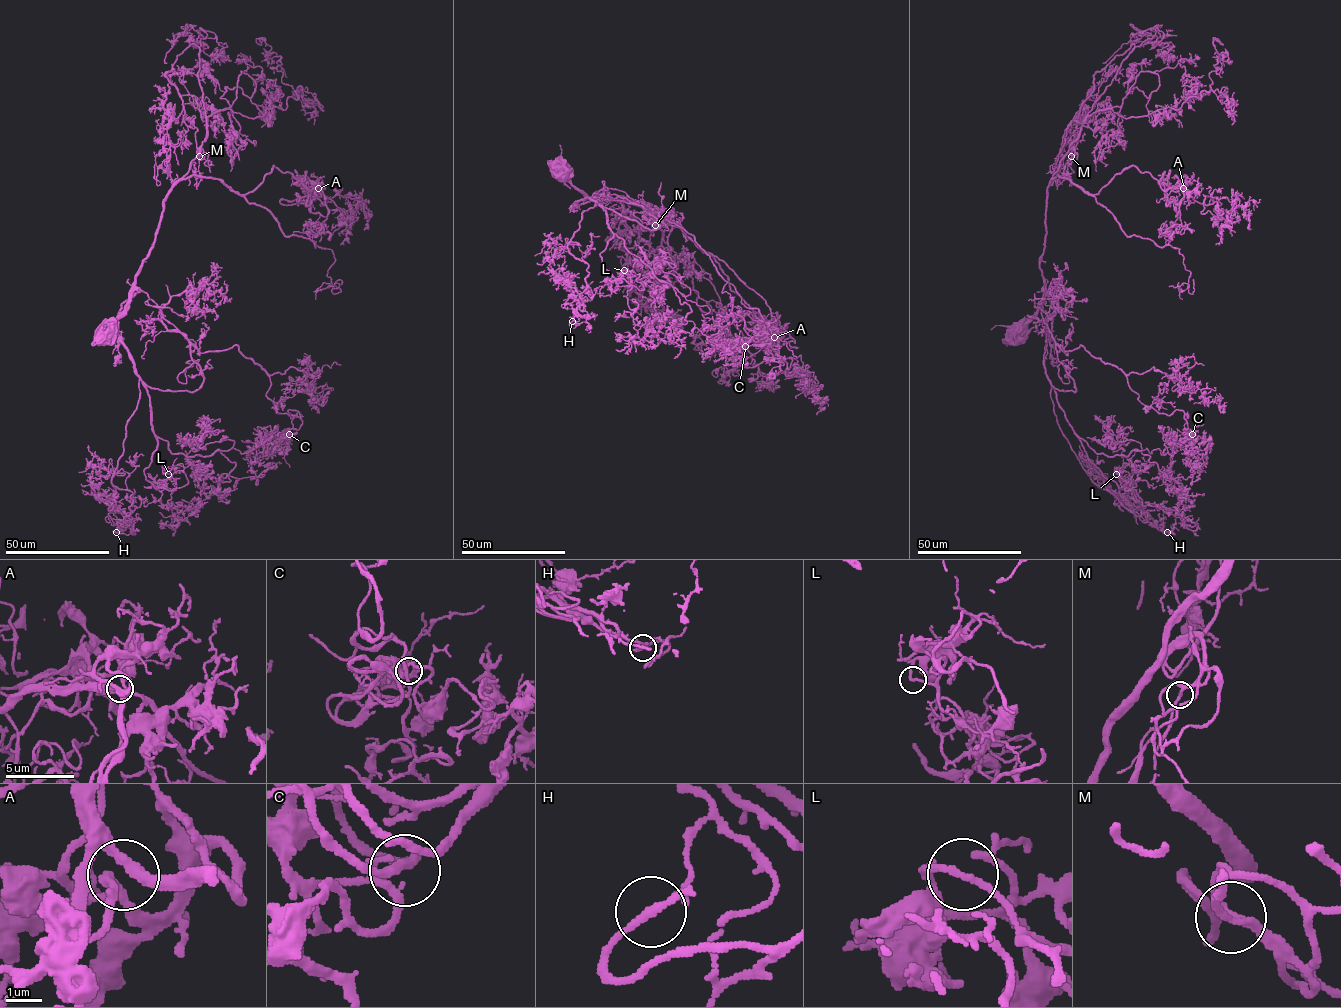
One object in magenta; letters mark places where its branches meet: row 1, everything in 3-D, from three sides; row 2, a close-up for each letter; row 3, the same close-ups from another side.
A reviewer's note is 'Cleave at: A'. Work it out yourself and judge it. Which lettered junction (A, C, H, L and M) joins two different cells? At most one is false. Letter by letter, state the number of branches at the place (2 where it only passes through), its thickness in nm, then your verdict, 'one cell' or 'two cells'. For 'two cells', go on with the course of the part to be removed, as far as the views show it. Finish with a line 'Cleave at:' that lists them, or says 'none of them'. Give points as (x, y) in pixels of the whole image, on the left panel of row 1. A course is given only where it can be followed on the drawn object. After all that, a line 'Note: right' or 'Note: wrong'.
A: 2 branches meet; 300 nm thick; one cell
C: 3 branches meet; 190 nm thick; one cell
H: 3 branches meet; 150 nm thick; one cell
L: 2 branches meet; 170 nm thick; one cell
M: 3 branches meet; 150 nm thick; one cell
Cleave at: none of them
Note: wrong

